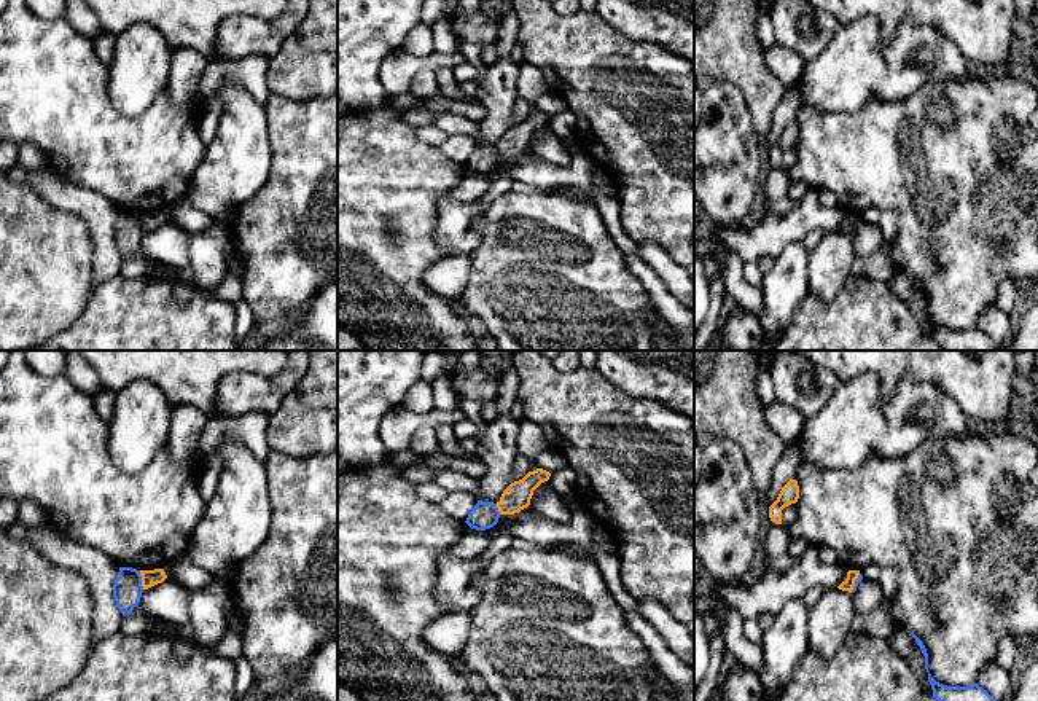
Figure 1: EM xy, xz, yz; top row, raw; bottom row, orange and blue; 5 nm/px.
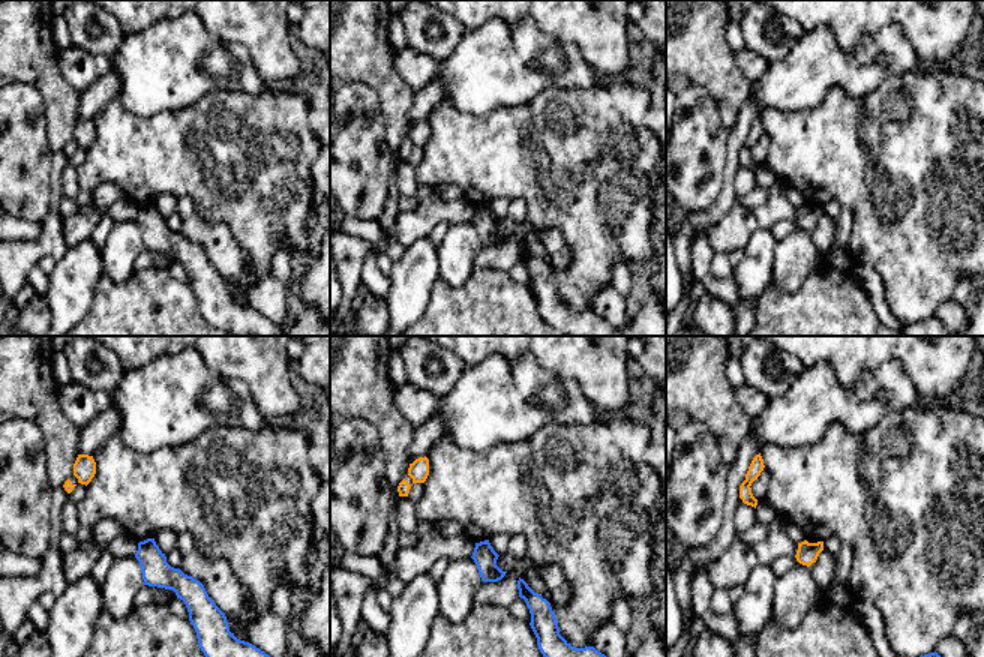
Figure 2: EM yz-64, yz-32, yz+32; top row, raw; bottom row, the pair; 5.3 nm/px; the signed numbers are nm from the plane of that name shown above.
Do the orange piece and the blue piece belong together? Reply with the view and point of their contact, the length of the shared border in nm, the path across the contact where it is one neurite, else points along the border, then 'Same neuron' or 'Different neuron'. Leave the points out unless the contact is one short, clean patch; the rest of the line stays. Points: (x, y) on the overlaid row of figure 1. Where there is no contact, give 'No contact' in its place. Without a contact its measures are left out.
Touches orange at xy (142, 580). Shared border 100 nm. Boundary: xy (139, 571), (144, 588). Different neuron

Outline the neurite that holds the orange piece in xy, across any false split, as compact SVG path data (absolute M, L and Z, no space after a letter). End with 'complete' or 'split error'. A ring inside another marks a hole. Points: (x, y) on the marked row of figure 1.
M164 569L140 570L140 575L142 575L143 589L148 589L158 583L162 583L167 578Z; complete

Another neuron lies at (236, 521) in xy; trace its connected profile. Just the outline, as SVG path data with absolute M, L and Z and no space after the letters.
M239 438L220 441L213 452L224 465L186 554L215 577L236 569L264 543L271 527L271 500L264 464Z

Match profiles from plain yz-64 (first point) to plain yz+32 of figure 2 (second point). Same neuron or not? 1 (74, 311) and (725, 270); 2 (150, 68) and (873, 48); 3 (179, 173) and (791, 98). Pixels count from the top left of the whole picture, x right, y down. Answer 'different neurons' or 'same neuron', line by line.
1: different neurons
2: same neuron
3: different neurons

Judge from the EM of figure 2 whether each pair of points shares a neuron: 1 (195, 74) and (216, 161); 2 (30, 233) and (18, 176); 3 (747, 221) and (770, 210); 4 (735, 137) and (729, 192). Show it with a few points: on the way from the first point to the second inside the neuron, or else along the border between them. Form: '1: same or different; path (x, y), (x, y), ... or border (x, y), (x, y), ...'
1: different; border (236, 90), (212, 90), (200, 101), (168, 111)
2: different; border (15, 216), (24, 221), (41, 222)
3: same; path (753, 219), (764, 216)
4: same; path (732, 150), (729, 179)

